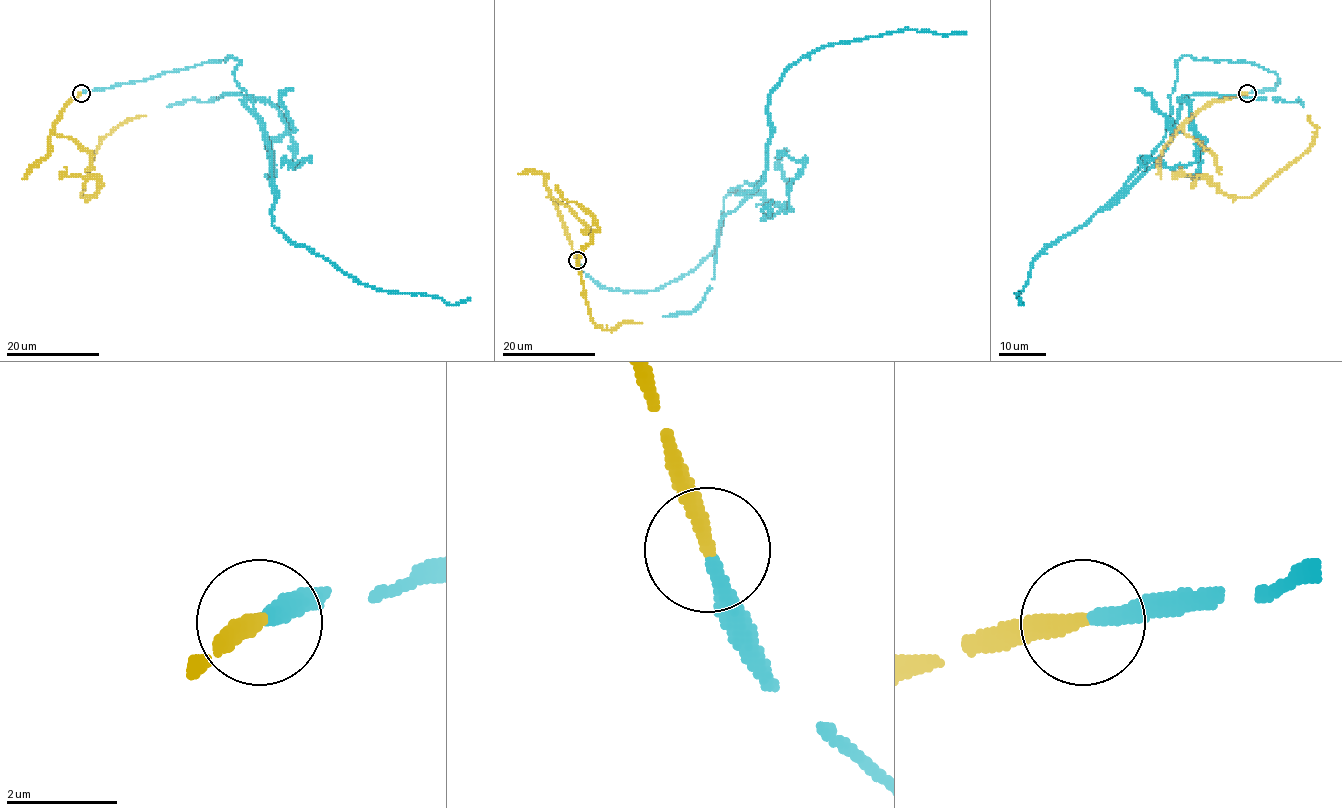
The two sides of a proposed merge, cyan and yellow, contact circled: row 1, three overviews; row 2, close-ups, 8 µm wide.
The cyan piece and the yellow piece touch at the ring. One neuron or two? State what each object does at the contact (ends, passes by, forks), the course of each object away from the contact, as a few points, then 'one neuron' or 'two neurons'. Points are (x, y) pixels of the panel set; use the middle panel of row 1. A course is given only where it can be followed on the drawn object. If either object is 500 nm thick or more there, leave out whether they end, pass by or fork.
cyan ends; yellow ends; course cyan (577, 261), (606, 288), (688, 274), (773, 132), (743, 192), (789, 209), (804, 163), (777, 158); course yellow (577, 259), (549, 196), (568, 207), (589, 233), (597, 226), (577, 265), (590, 318), (605, 329), (641, 322); one neuron

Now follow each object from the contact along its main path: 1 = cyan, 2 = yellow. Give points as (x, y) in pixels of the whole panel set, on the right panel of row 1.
1: (1248, 93), (1278, 77), (1180, 58), (1164, 140), (1119, 192), (1165, 147), (1179, 99), (1196, 159), (1145, 158)
2: (1246, 93), (1207, 103), (1183, 127), (1232, 197), (1252, 197), (1305, 152), (1309, 115)

